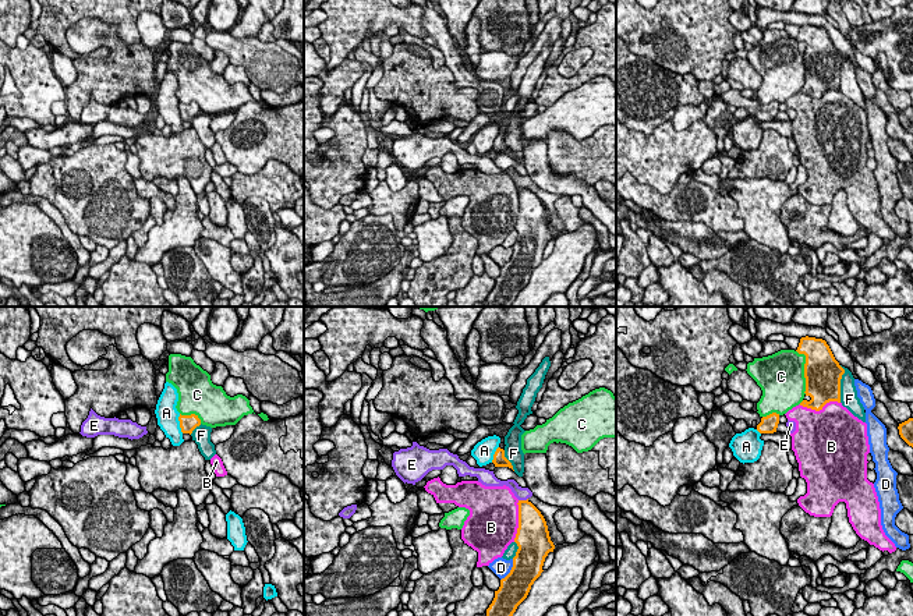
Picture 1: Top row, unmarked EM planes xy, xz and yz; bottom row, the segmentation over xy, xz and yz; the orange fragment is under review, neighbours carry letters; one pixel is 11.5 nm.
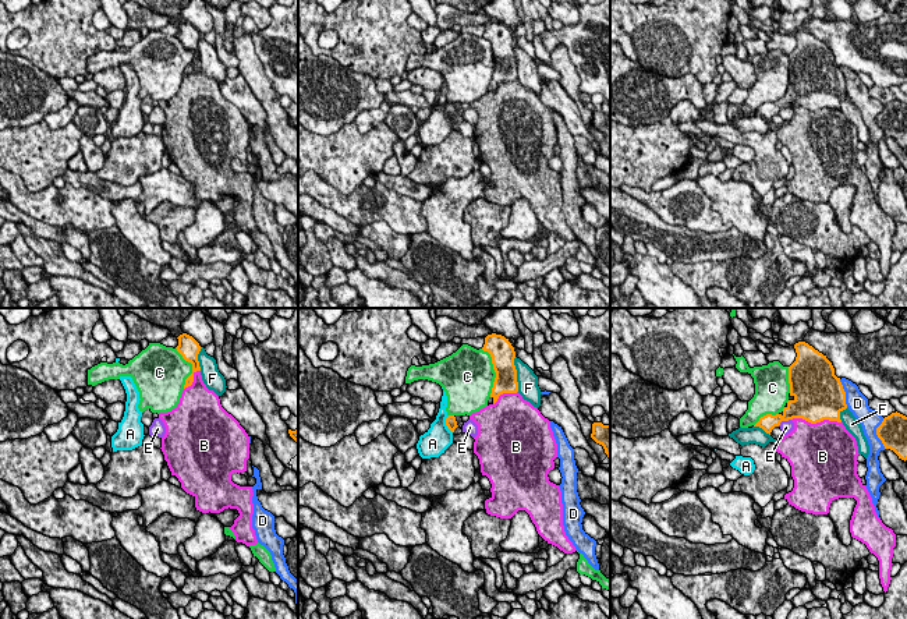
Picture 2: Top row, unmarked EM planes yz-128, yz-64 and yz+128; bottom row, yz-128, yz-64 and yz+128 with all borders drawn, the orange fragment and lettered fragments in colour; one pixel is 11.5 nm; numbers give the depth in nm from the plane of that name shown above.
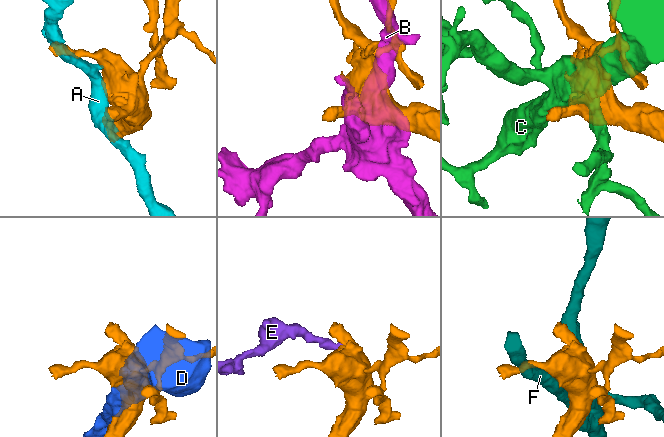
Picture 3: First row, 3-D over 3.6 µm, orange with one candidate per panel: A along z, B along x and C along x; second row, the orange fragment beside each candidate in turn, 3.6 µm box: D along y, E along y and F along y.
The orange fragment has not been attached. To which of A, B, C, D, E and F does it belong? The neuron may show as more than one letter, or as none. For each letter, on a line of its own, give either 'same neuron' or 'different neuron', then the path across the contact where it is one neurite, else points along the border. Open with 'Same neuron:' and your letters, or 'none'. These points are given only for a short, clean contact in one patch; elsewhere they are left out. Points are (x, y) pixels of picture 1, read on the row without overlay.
Same neuron: none
A: different neuron; border xy (179, 102), (179, 114), (183, 120)
B: different neuron
C: different neuron
D: different neuron
E: different neuron; border xz (527, 186), (519, 188)
F: different neuron

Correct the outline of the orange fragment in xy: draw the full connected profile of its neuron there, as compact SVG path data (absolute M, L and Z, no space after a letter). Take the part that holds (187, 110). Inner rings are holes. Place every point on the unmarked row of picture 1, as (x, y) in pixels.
M191 102L191 103L181 103L178 105L180 109L180 116L183 121L192 121L192 118L201 113L201 107L198 103Z

